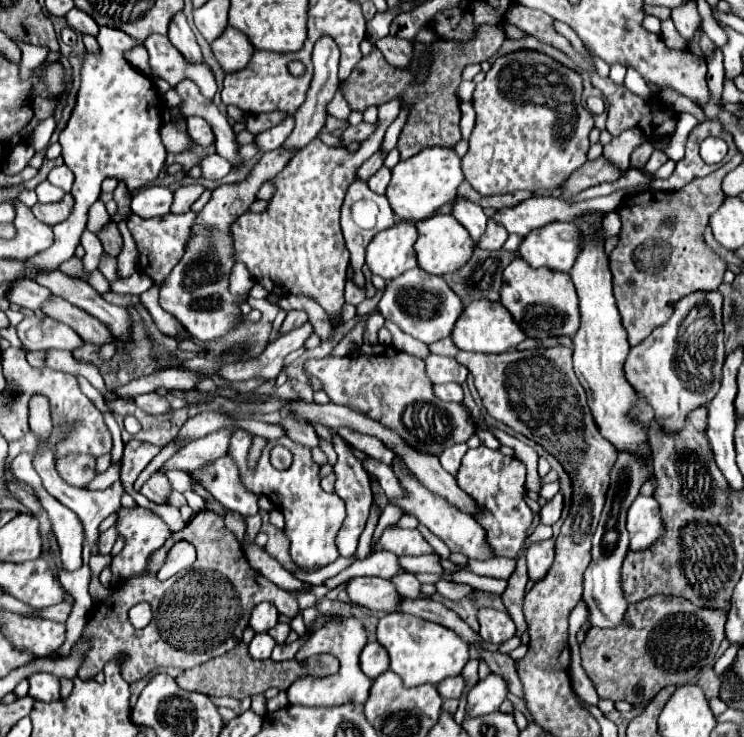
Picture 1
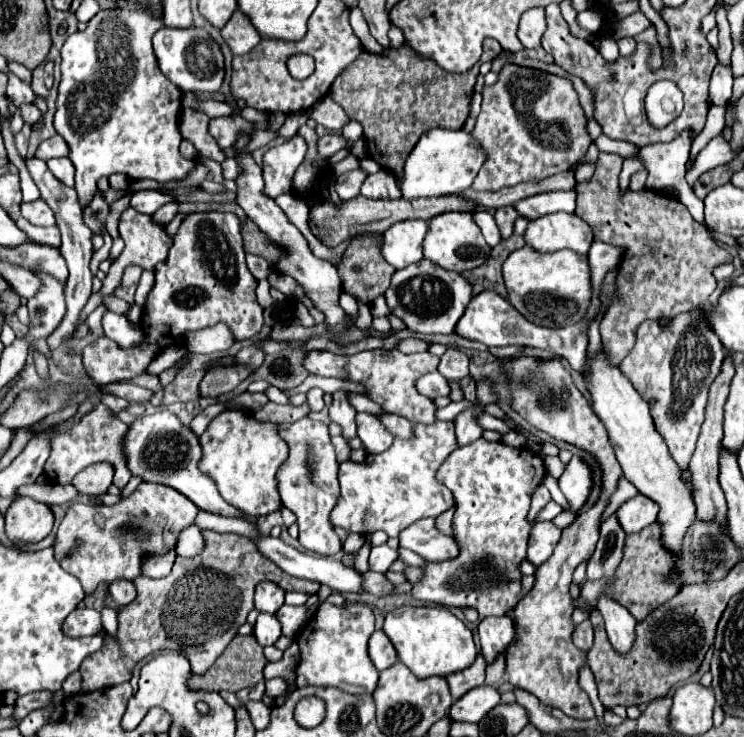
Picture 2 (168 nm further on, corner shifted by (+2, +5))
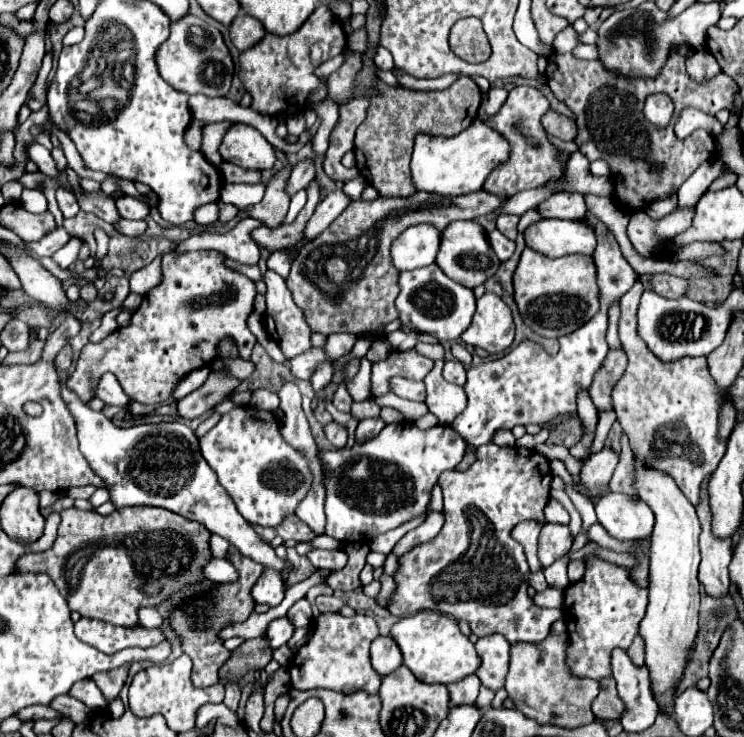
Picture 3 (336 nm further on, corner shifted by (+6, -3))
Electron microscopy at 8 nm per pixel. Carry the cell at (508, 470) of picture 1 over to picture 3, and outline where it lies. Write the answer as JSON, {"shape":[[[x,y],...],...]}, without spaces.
{"shape":[[[497,444],[479,446],[475,450],[475,462],[467,470],[445,470],[439,476],[439,486],[445,500],[445,524],[433,542],[421,544],[413,548],[413,552],[399,558],[399,572],[395,574],[397,594],[389,606],[389,612],[401,618],[419,610],[435,610],[449,614],[455,620],[467,620],[475,636],[499,632],[511,644],[519,640],[537,644],[537,640],[543,640],[551,630],[549,626],[563,618],[563,612],[555,608],[537,608],[529,598],[529,564],[525,560],[523,546],[511,538],[511,530],[523,520],[543,520],[551,478],[549,460],[537,450],[517,446],[501,448]]]}

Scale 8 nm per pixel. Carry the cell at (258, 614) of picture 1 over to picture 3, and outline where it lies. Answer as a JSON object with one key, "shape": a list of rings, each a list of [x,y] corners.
{"shape":[[[263,572],[261,580],[257,580],[251,594],[253,594],[255,604],[267,604],[269,608],[275,608],[281,604],[283,594],[285,594],[283,578],[277,576],[277,572]]]}

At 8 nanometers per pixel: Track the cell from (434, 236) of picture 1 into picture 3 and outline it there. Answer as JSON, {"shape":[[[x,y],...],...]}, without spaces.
{"shape":[[[451,222],[443,232],[441,232],[441,244],[439,244],[439,252],[435,258],[435,264],[455,282],[467,286],[467,288],[475,288],[479,284],[483,284],[489,276],[493,276],[499,268],[499,260],[493,252],[493,248],[489,248],[489,242],[485,240],[485,230],[477,224],[477,222]]]}

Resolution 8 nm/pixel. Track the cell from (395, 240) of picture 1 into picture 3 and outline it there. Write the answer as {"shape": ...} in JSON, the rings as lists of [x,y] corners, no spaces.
{"shape":[[[417,224],[399,234],[391,246],[391,260],[399,272],[415,270],[435,262],[441,232],[429,224]]]}

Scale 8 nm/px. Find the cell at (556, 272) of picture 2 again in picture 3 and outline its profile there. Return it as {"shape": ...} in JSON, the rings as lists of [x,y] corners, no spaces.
{"shape":[[[525,248],[513,274],[513,298],[523,322],[539,336],[561,338],[575,332],[599,308],[597,282],[591,256],[561,256],[545,258],[531,248]]]}

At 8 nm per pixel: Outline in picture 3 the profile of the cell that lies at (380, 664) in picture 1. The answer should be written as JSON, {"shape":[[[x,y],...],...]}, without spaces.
{"shape":[[[379,636],[371,644],[371,664],[379,676],[387,676],[393,670],[397,670],[403,660],[401,652],[395,646],[395,640],[391,636]]]}

